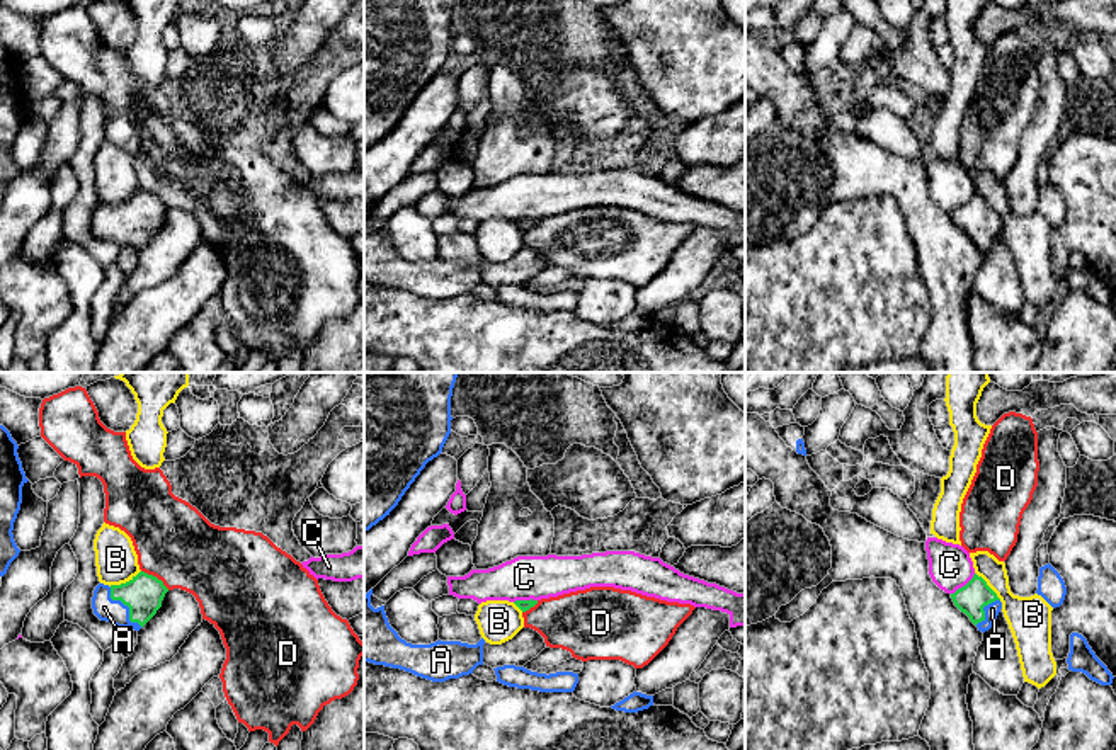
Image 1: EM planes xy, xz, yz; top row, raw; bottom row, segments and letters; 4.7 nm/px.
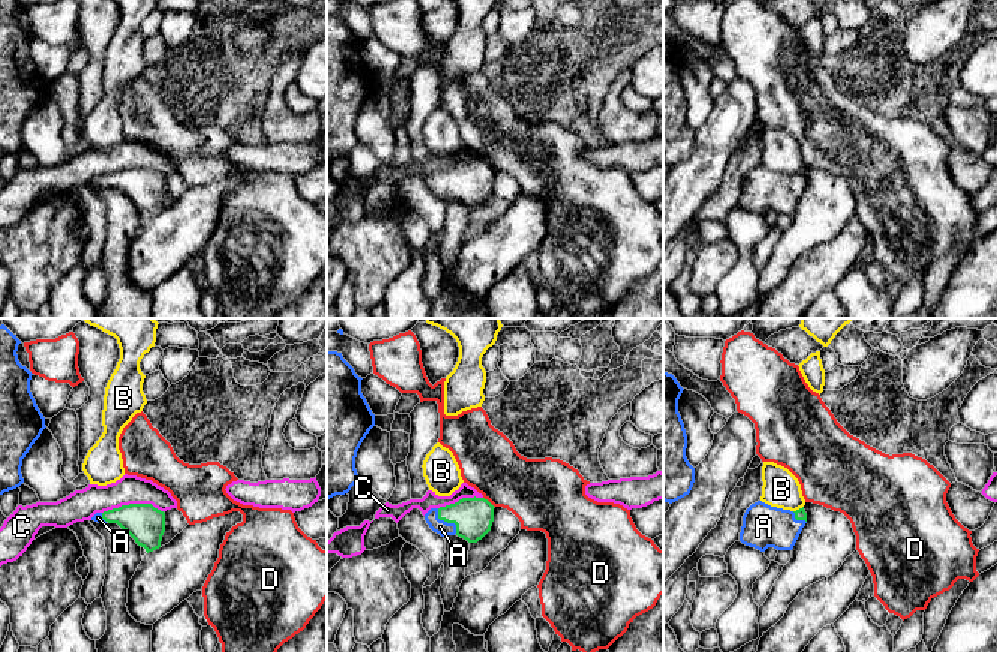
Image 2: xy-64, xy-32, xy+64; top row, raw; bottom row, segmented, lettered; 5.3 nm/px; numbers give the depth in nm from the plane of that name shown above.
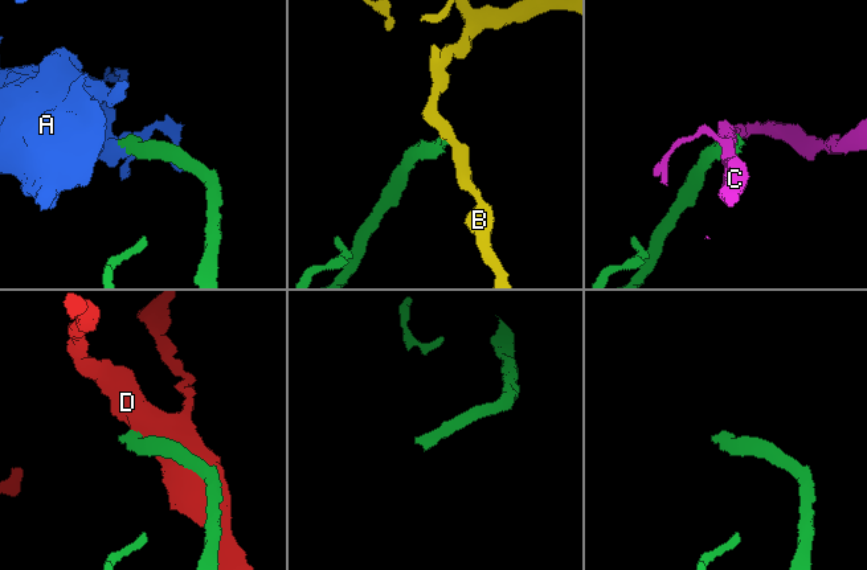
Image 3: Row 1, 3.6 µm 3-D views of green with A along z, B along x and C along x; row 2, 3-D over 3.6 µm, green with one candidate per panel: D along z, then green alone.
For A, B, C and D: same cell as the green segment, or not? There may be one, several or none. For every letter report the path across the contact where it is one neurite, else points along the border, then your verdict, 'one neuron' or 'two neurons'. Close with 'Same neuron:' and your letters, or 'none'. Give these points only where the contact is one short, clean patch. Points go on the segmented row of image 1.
A: across xy (143, 594), (126, 604), (108, 604), (104, 607) | one neuron
B: along xy (140, 570), (128, 580), (109, 585) | two neurons
C: two neurons
D: two neurons
Same neuron: A

